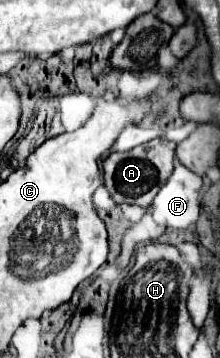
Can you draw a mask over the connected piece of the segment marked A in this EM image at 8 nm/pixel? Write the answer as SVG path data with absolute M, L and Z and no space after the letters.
M152 139L126 153L110 153L110 157L104 161L104 179L112 199L116 203L148 207L174 169L172 167L174 149L176 149L176 143L168 139Z

